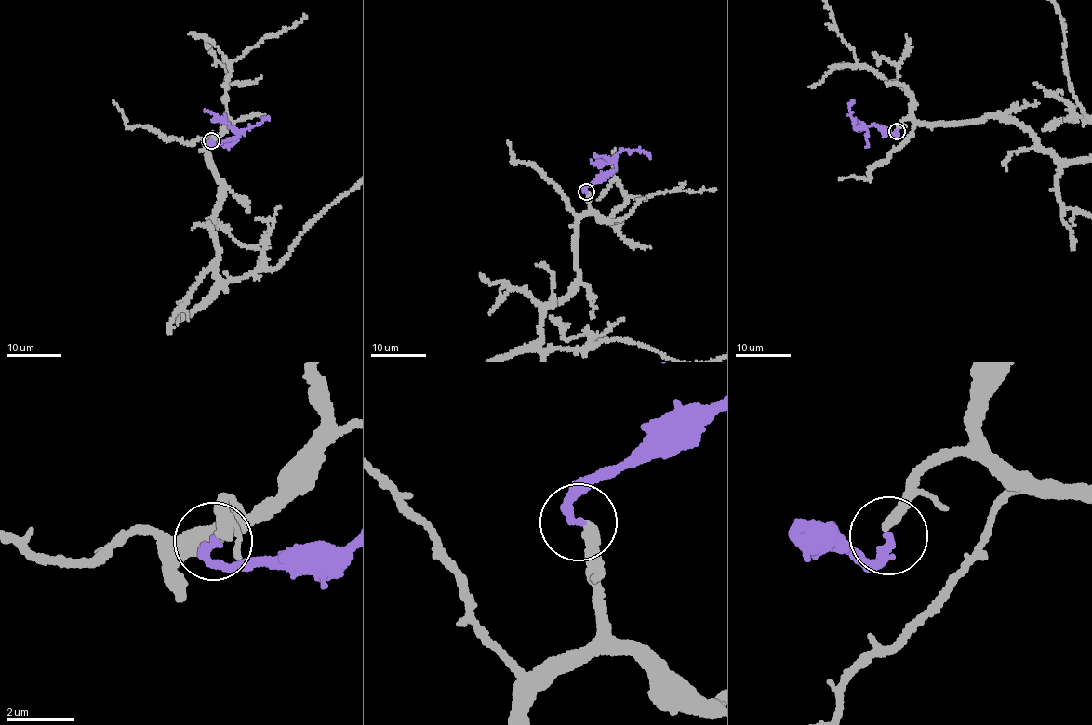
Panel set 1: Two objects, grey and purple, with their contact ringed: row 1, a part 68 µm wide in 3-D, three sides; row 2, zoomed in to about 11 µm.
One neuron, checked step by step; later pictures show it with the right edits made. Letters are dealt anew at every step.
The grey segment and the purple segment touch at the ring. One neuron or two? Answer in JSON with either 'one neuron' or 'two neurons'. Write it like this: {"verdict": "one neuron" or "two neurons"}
{"verdict": "one neuron"}

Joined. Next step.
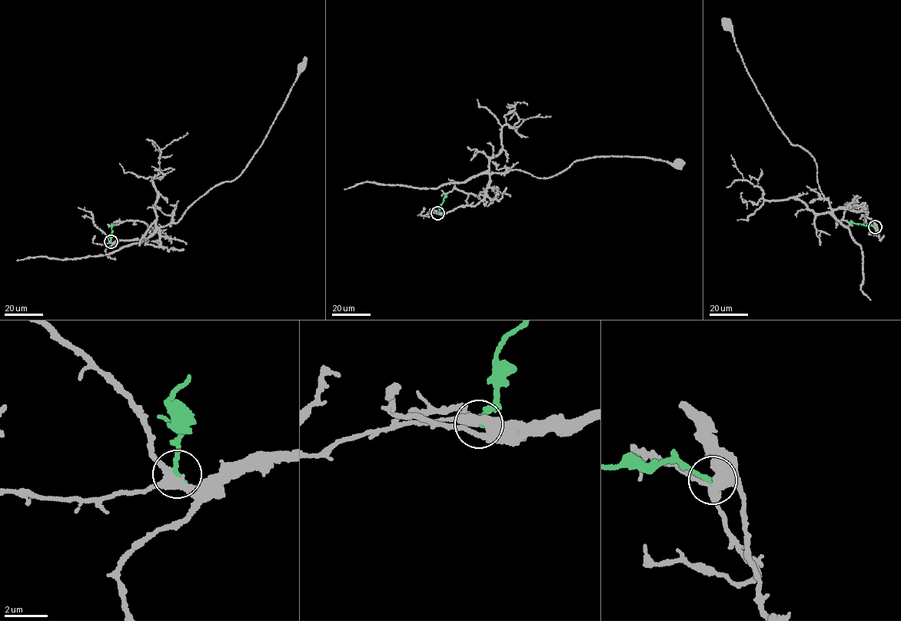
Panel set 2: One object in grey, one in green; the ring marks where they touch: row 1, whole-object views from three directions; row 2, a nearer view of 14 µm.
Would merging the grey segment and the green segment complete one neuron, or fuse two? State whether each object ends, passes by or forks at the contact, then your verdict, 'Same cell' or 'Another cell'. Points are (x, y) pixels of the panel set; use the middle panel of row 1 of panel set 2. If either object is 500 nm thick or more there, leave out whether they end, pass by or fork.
At the ring grey forks. At the ring green ends. Another cell

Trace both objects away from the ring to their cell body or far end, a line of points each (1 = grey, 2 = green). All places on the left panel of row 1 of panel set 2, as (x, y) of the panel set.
1: (111, 242), (139, 239), (160, 246), (158, 228), (179, 221), (200, 197), (241, 174), (301, 66)
2: (111, 242), (111, 223)

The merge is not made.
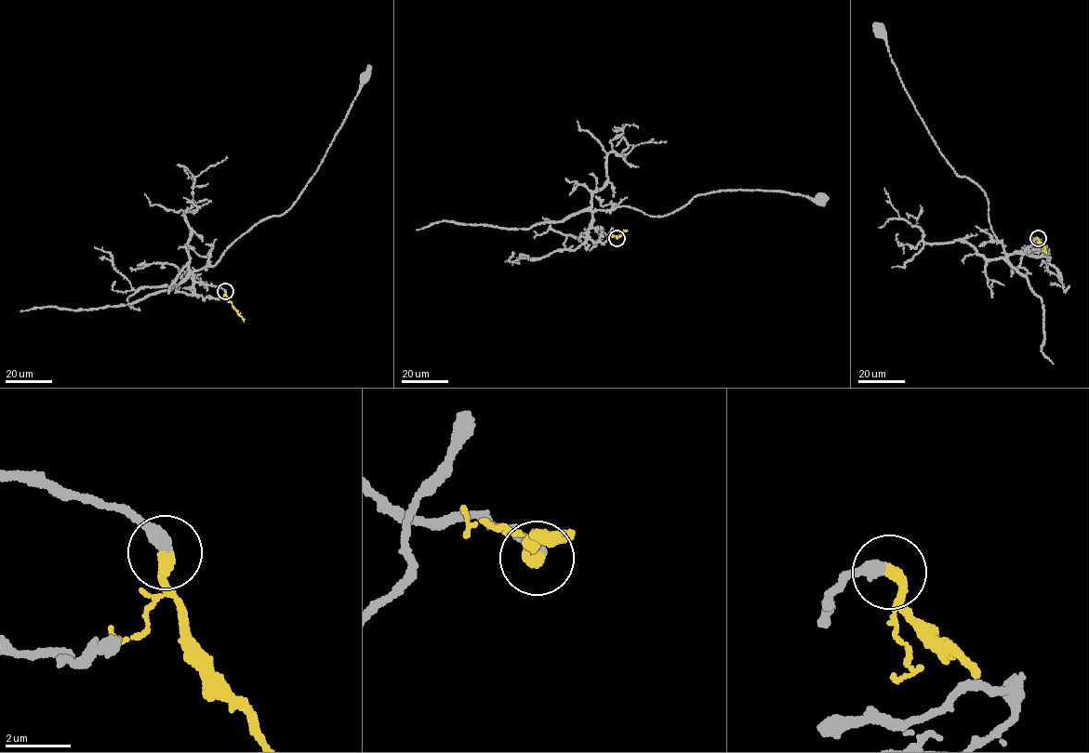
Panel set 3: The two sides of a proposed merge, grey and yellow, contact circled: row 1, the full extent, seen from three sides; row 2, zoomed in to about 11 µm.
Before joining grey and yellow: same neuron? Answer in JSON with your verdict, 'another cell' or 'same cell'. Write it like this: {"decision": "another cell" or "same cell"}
{"decision": "same cell"}

